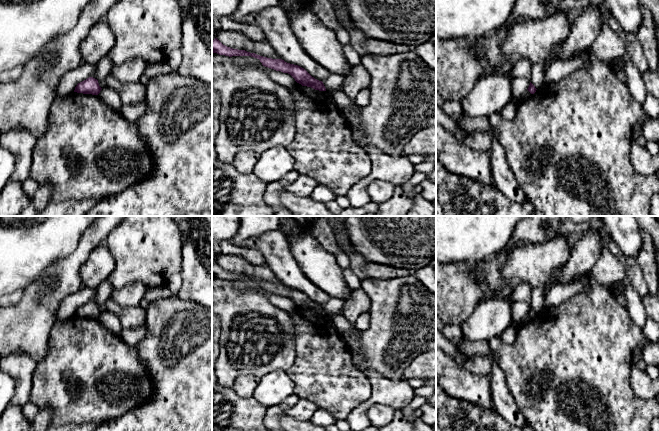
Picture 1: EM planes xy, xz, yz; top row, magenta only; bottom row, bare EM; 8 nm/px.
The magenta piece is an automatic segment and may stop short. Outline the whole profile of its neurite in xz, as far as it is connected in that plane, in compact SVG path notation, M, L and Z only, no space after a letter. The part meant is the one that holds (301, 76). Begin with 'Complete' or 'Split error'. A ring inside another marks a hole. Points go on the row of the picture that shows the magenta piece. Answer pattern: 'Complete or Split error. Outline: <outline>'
Complete. Outline: M217 38L212 40L212 53L225 56L251 56L260 60L263 66L290 74L297 83L302 86L311 87L315 90L326 91L322 81L312 77L304 68L285 62L282 59L272 59L250 53L245 50L238 50L223 45Z

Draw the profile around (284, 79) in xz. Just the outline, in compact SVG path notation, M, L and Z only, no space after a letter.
M232 56L232 60L239 67L246 67L249 65L262 67L269 74L273 81L286 88L294 87L297 84L295 79L290 74L265 67L257 58L251 56Z

